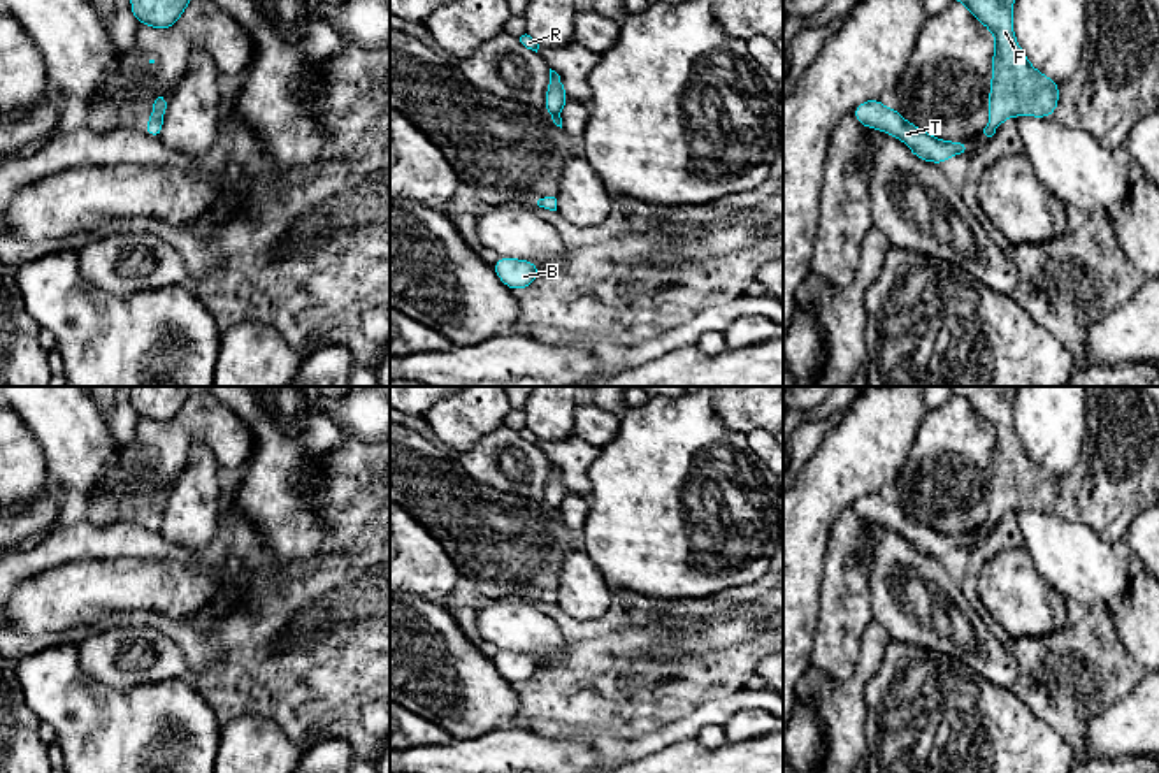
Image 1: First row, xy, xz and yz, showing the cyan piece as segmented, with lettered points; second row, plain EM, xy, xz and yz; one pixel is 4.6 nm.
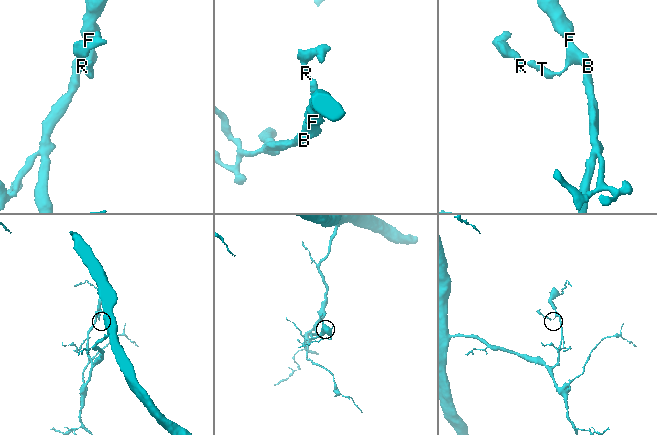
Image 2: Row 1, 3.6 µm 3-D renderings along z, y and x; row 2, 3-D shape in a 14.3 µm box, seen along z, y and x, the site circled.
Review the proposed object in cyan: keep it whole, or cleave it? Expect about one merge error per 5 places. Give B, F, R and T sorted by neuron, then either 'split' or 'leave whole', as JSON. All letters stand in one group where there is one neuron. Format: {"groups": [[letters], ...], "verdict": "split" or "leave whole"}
{"groups": [["B", "F", "R", "T"]], "verdict": "leave whole"}

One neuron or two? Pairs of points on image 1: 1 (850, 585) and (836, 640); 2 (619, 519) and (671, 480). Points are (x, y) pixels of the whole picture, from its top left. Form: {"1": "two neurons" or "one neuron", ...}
{"1": "one neuron", "2": "one neuron"}

